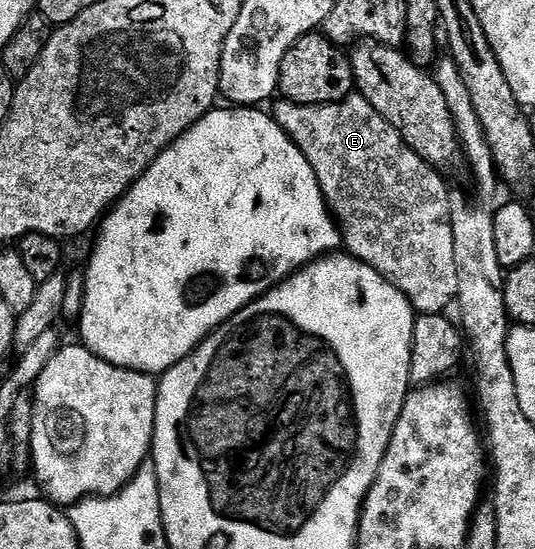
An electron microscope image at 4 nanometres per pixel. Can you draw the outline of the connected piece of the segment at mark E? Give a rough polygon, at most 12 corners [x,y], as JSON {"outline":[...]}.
{"outline":[[360,94],[281,98],[348,255],[457,298],[451,195]]}

